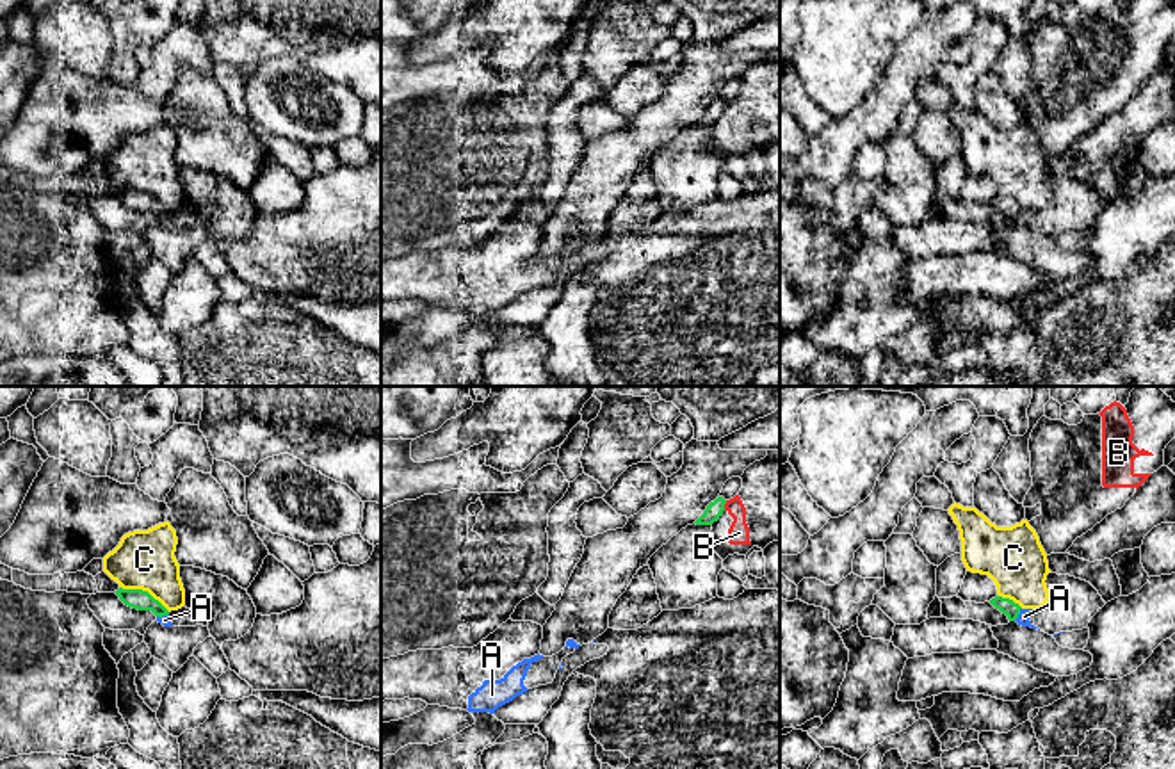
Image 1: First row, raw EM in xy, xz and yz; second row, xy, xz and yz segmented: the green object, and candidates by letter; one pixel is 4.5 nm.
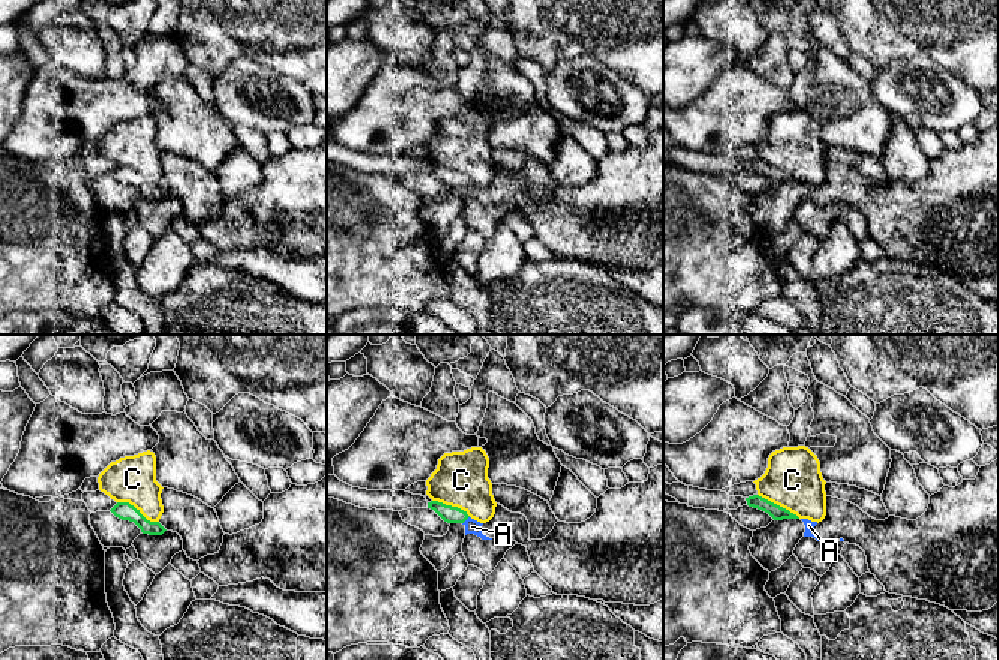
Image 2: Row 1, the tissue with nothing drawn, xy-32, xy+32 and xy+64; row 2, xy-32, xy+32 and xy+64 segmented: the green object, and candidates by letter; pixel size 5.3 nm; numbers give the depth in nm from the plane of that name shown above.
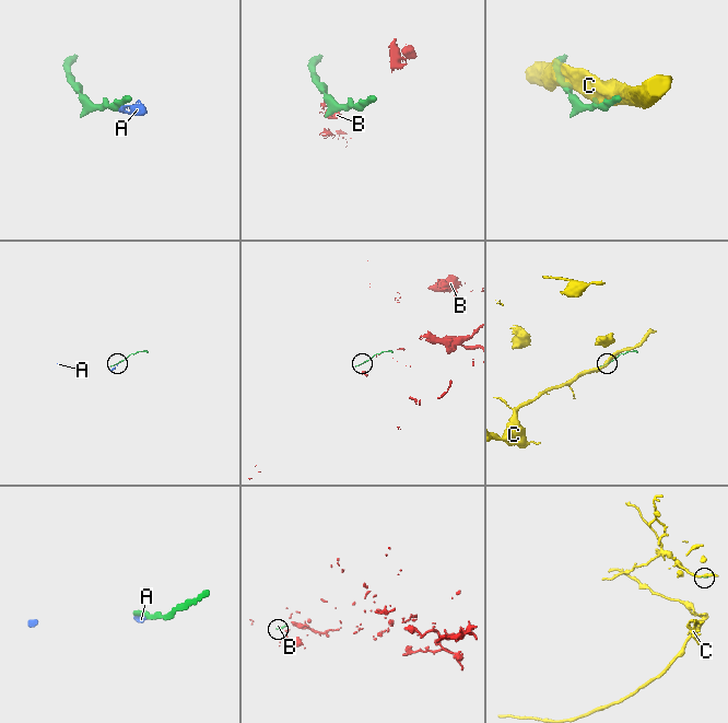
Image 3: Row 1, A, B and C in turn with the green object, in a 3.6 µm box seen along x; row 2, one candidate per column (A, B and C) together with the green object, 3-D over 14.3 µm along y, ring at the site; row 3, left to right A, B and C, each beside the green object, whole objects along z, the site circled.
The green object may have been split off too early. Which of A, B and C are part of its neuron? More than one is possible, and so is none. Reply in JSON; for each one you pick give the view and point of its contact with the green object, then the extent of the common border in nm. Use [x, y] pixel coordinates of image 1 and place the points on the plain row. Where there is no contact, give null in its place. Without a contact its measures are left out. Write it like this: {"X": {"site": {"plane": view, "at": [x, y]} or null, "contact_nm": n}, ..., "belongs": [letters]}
{"belongs": []}

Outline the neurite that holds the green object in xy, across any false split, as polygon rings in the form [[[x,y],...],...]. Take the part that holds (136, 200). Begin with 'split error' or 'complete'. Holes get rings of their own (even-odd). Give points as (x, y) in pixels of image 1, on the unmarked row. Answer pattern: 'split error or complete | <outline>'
complete | [[[119,189],[114,194],[119,198],[119,201],[125,206],[128,206],[132,210],[151,212],[158,219],[169,215],[169,212],[158,201],[155,201],[148,192],[142,192],[142,190],[123,190],[123,189]]]

